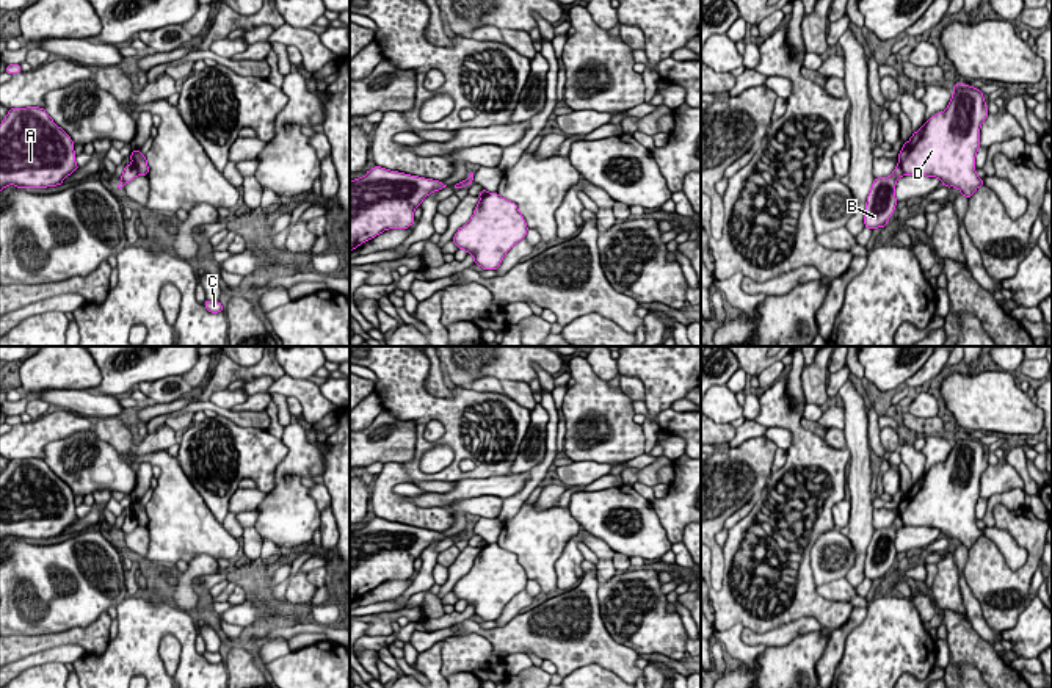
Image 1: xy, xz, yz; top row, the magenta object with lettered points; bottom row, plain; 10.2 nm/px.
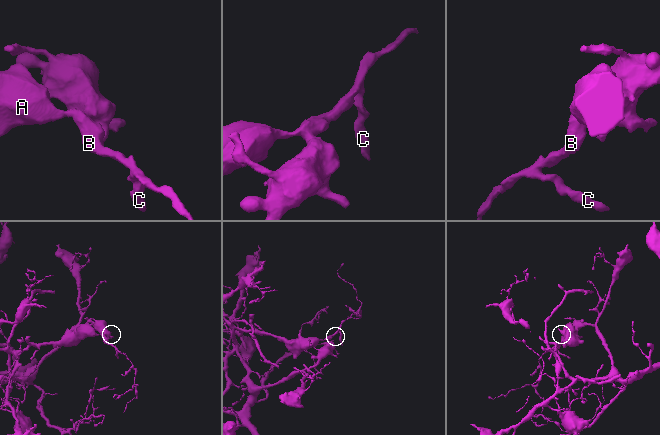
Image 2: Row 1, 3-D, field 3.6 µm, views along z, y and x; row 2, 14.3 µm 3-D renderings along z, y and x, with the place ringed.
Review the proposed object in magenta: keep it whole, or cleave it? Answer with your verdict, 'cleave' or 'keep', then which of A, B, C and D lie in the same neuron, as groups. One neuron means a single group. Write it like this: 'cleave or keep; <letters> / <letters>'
cleave; A B C / D

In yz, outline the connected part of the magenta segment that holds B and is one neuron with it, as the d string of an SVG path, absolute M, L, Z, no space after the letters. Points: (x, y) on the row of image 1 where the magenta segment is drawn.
M900 165L889 177L873 179L872 190L867 196L864 226L869 229L886 227L886 223L892 216L897 199L895 183L903 176Z

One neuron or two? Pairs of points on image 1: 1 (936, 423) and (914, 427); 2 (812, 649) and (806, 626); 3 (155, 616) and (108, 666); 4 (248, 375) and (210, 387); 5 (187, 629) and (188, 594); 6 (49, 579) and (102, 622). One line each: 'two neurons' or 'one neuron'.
1: one neuron
2: two neurons
3: one neuron
4: one neuron
5: two neurons
6: two neurons

